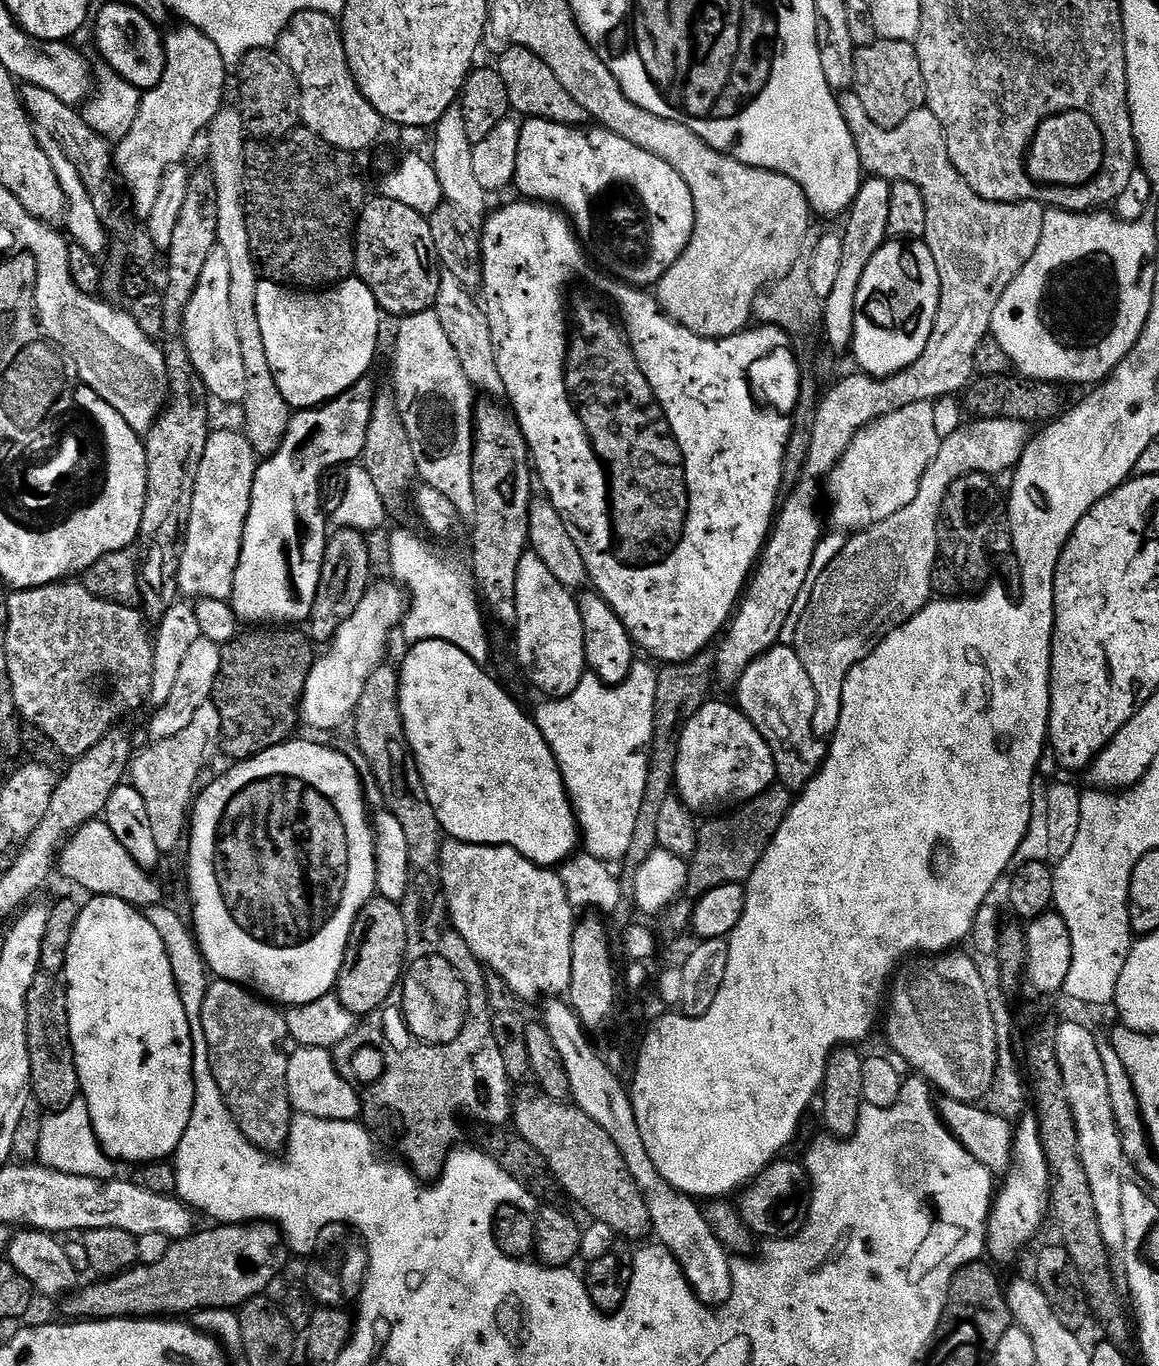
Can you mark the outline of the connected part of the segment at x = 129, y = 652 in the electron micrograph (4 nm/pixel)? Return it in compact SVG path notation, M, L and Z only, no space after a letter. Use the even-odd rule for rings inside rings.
M61 582L59 584L47 584L41 588L22 588L13 591L8 598L8 650L9 650L9 674L10 682L13 683L14 702L17 710L21 713L24 720L29 725L32 724L45 736L46 739L52 740L52 744L60 752L65 752L68 758L84 756L94 746L98 746L98 742L102 742L102 738L113 731L110 722L119 725L125 719L124 710L130 710L130 706L139 706L143 709L146 704L146 698L149 699L152 690L152 677L154 675L154 640L150 635L150 628L144 625L145 613L136 606L127 604L115 604L109 600L98 598L94 594L90 594L90 590L86 590L83 583L80 582ZM106 674L114 674L114 676L122 676L122 692L112 694L112 698L108 698L108 694L104 692L106 688Z

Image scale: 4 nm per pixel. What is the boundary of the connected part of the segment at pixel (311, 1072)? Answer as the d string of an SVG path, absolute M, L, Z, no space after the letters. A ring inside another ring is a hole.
M297 1047L295 1051L288 1057L286 1074L293 1109L299 1114L310 1114L327 1120L356 1120L362 1112L361 1093L358 1090L356 1093L357 1085L340 1073L333 1053L326 1048Z

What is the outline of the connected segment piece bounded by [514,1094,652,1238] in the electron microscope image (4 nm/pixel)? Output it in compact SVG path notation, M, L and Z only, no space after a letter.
M535 1094L514 1104L515 1131L520 1139L530 1142L547 1162L551 1175L557 1180L579 1207L589 1212L599 1223L609 1224L613 1232L626 1232L632 1236L647 1237L652 1218L644 1193L636 1185L626 1164L626 1158L614 1144L614 1138L591 1120L575 1103L551 1100L549 1096Z

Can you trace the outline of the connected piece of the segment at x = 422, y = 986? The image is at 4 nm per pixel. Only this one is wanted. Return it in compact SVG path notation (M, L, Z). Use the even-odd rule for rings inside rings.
M425 956L419 963L408 964L400 983L400 995L402 994L402 1020L408 1032L414 1034L422 1041L433 1041L434 1045L442 1045L443 1042L455 1039L456 1035L469 1025L472 1009L472 993L468 988L465 978L462 976L459 965L450 962L449 959L435 956Z

